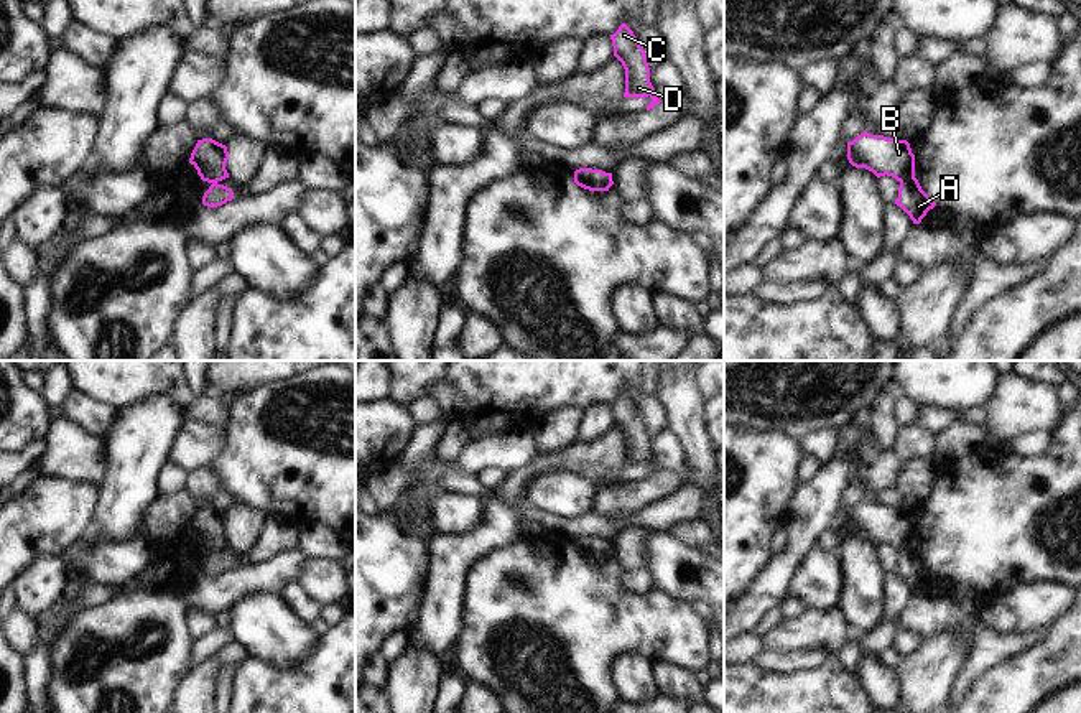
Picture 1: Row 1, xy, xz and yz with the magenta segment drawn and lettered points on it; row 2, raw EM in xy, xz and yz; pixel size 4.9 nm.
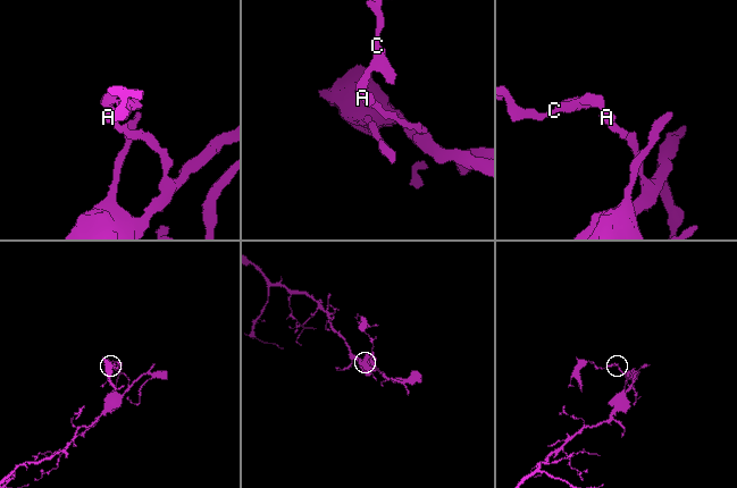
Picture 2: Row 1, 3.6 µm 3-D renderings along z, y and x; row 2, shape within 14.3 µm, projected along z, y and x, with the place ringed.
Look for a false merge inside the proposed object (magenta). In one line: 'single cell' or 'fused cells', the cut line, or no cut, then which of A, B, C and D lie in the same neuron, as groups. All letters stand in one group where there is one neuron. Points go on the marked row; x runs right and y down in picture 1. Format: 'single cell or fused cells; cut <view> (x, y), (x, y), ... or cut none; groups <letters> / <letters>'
fused cells; cut yz (913, 177), (900, 183); groups A / B C D

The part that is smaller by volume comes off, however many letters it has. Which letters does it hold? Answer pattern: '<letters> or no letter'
B, C, D

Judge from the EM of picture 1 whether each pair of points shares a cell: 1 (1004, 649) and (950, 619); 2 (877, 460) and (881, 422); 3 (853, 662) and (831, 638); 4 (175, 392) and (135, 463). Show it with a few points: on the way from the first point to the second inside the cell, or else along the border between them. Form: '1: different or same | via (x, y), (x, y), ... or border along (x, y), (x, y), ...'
1: same | via (991, 644), (963, 623)
2: different | border along (871, 428), (881, 445), (894, 447)
3: different | border along (853, 633), (836, 656)
4: different | border along (178, 405), (168, 399), (145, 399), (132, 407)

